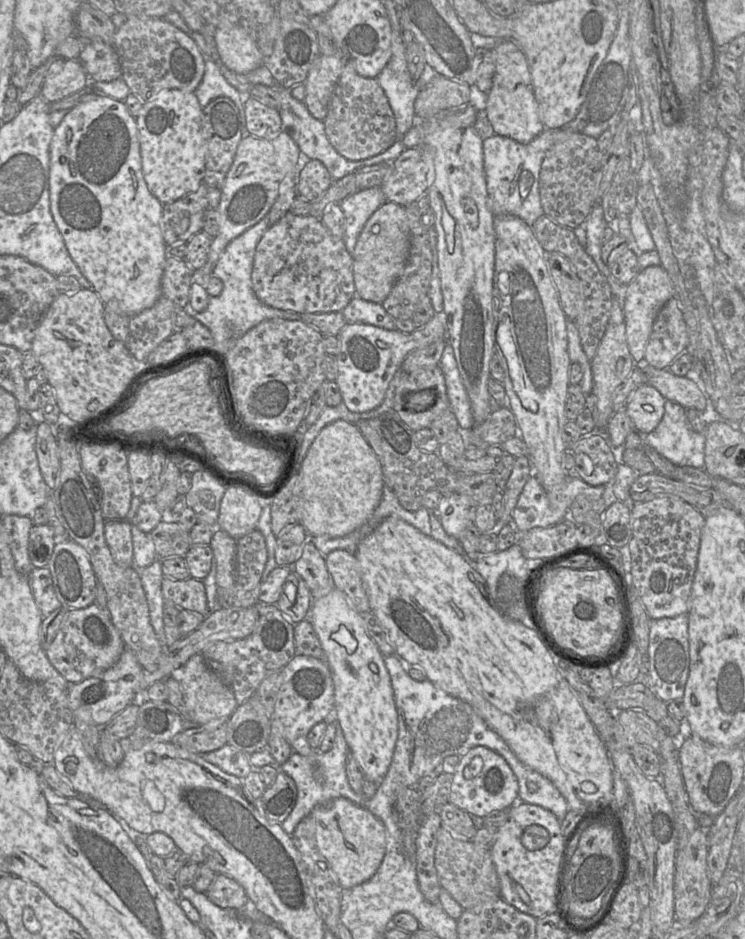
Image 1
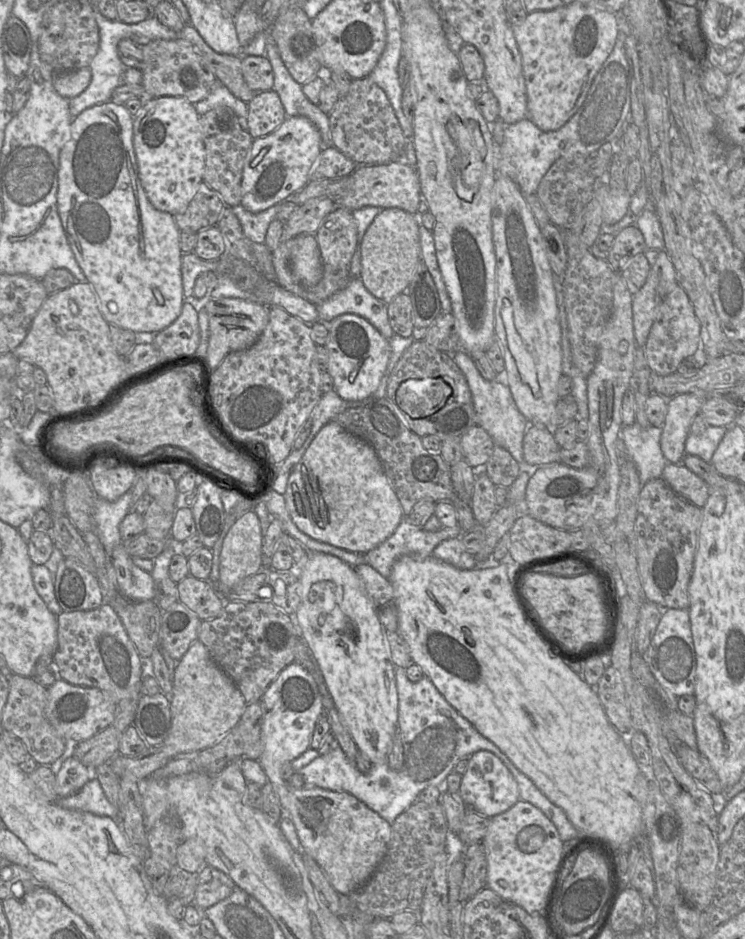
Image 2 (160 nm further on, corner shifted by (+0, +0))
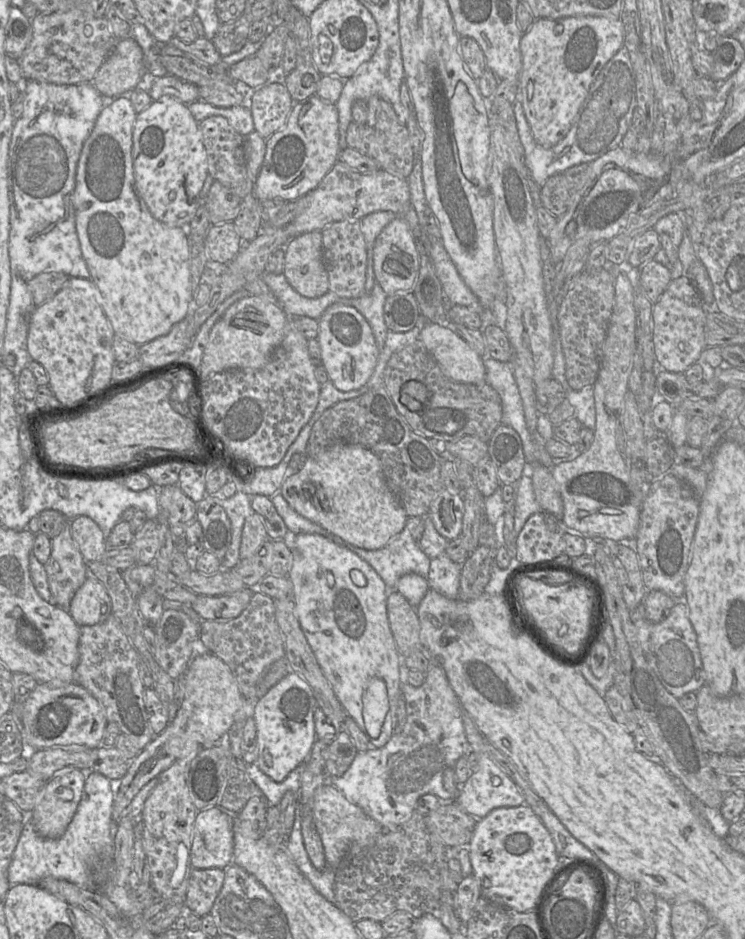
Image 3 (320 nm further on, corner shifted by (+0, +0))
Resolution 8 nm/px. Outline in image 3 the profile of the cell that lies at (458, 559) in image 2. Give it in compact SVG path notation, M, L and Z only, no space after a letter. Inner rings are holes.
M442 554L430 561L428 584L442 596L451 600L458 599L461 571L462 564L457 564Z

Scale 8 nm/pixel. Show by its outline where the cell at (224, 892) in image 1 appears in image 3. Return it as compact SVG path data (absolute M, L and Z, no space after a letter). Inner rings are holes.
M207 868L191 871L185 898L185 912L199 917L210 913L225 879L225 869Z

